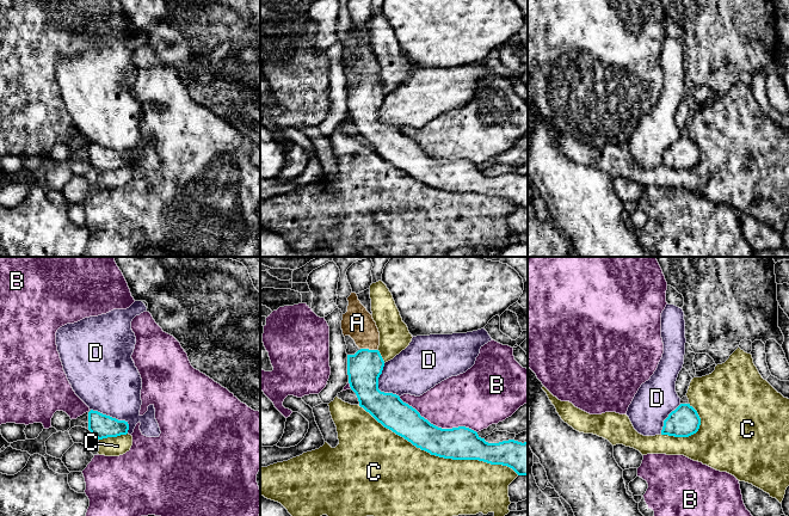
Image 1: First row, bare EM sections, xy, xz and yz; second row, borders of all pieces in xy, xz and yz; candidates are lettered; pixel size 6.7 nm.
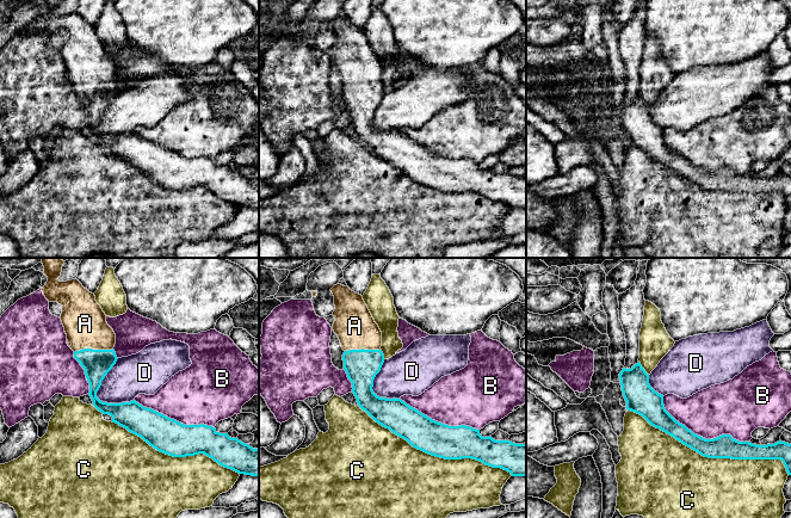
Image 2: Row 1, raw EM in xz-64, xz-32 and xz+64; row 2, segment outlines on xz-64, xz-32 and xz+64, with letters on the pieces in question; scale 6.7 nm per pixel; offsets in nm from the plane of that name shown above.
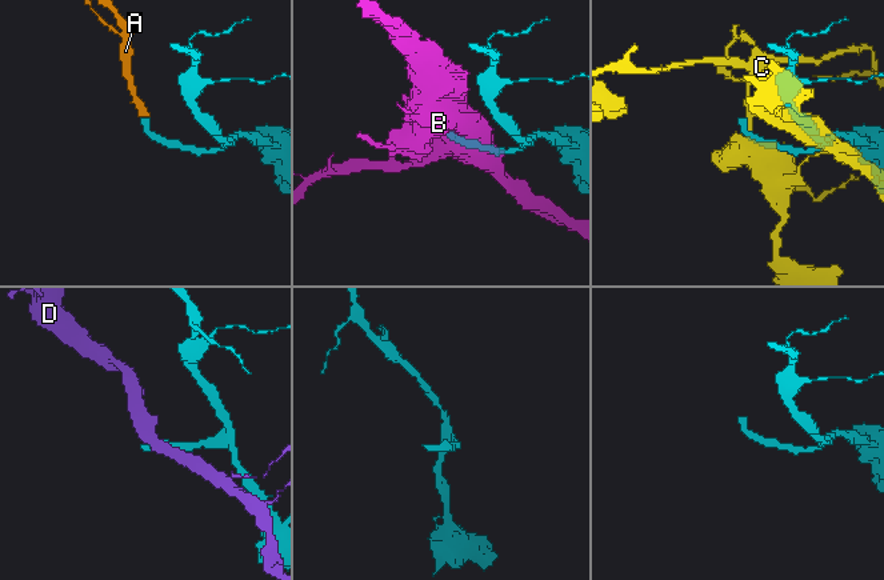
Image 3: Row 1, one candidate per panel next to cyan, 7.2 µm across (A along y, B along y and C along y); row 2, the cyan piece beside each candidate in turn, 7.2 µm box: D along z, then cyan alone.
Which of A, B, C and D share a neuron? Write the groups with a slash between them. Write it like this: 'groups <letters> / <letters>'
groups A / B / C / D

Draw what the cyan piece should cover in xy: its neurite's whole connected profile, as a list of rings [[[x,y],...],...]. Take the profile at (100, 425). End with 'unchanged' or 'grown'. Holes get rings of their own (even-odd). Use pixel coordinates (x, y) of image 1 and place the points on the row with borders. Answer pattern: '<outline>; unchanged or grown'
[[[98,411],[88,412],[88,430],[98,440],[127,435],[129,424],[125,420],[118,420]]]; unchanged

